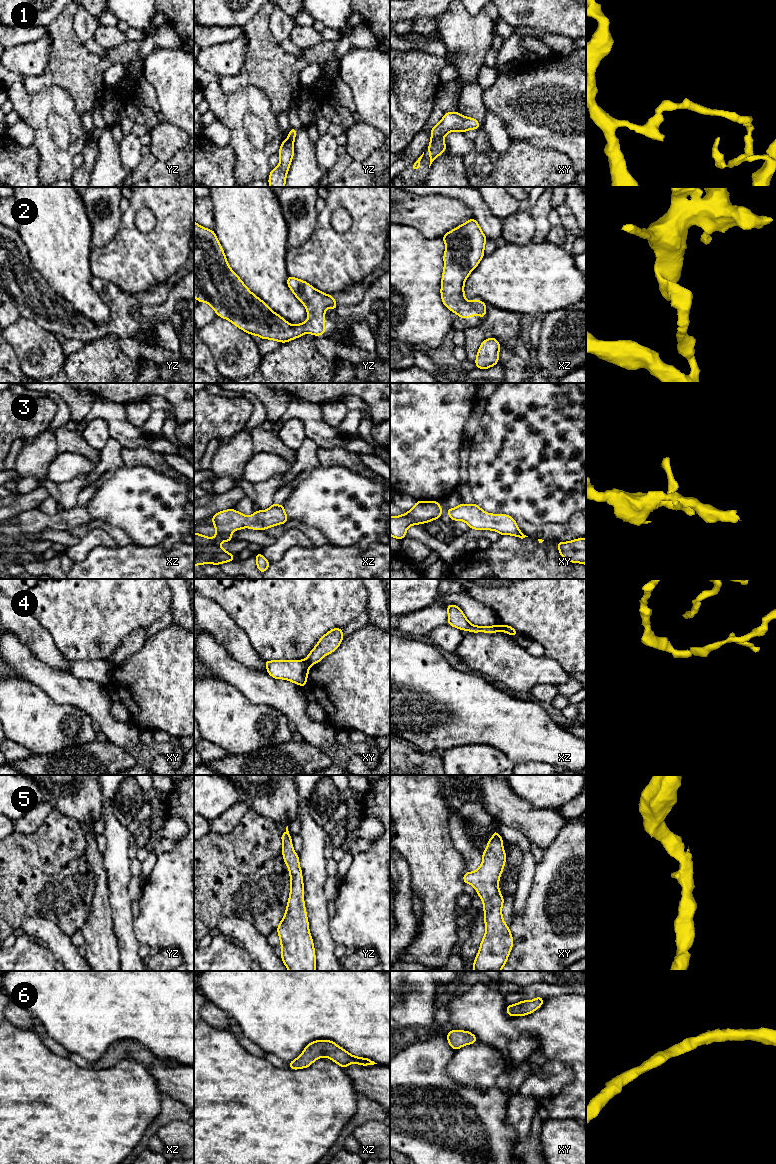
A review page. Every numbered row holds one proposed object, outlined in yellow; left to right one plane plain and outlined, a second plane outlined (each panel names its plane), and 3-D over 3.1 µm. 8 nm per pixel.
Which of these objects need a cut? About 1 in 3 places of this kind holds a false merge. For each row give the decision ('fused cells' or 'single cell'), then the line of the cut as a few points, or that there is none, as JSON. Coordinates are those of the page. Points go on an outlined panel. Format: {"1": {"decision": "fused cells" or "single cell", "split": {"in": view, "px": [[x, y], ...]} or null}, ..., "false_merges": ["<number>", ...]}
{"1": {"decision": "fused cells", "split": {"in": "xy", "px": [[442, 138], [431, 139]]}}, "2": {"decision": "single cell", "split": null}, "3": {"decision": "single cell", "split": null}, "4": {"decision": "fused cells", "split": {"in": "xz", "px": [[501, 625], [503, 630]]}}, "5": {"decision": "single cell", "split": null}, "6": {"decision": "single cell", "split": null}, "false_merges": ["1", "4"]}

